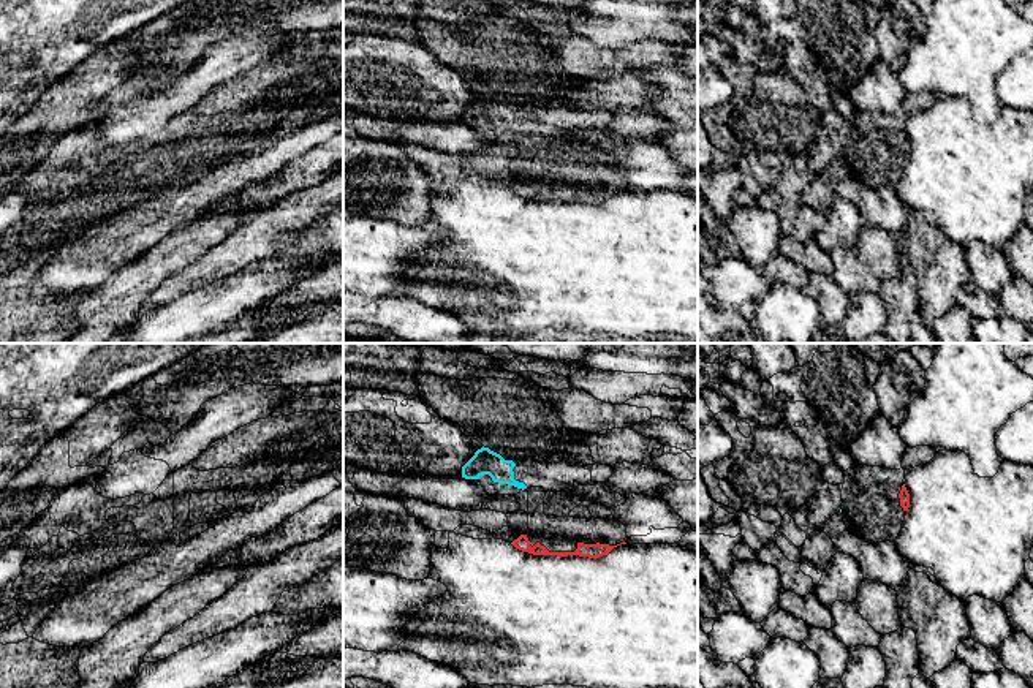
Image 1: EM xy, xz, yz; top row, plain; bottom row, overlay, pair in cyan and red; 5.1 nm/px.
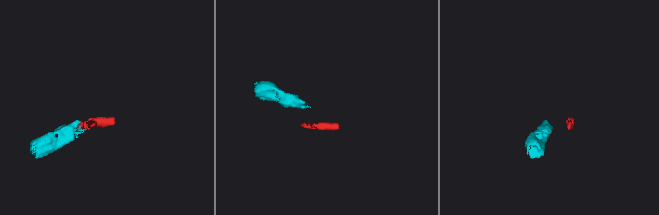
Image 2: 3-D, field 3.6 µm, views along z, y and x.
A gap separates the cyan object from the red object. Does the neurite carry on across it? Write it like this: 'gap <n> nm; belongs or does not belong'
gap 240 nm; does not belong

